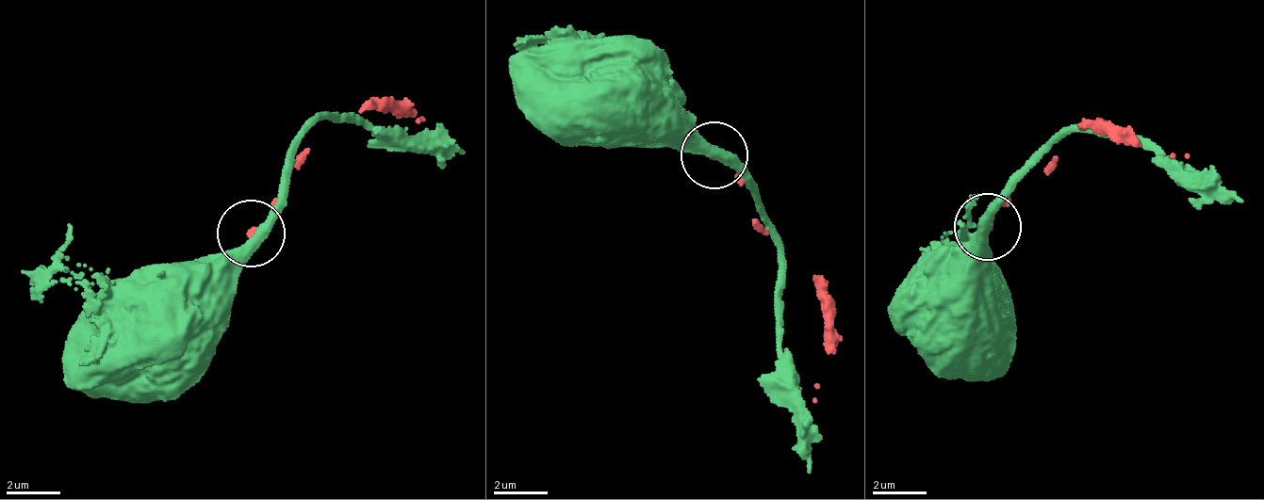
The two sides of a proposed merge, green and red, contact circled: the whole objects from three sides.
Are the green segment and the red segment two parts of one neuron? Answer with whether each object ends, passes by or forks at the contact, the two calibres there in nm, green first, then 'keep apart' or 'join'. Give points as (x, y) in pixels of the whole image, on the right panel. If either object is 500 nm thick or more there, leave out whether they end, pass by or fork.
green passes by; red ends there; 420 nm thick on the green side, 160 nm on the other; keep apart

